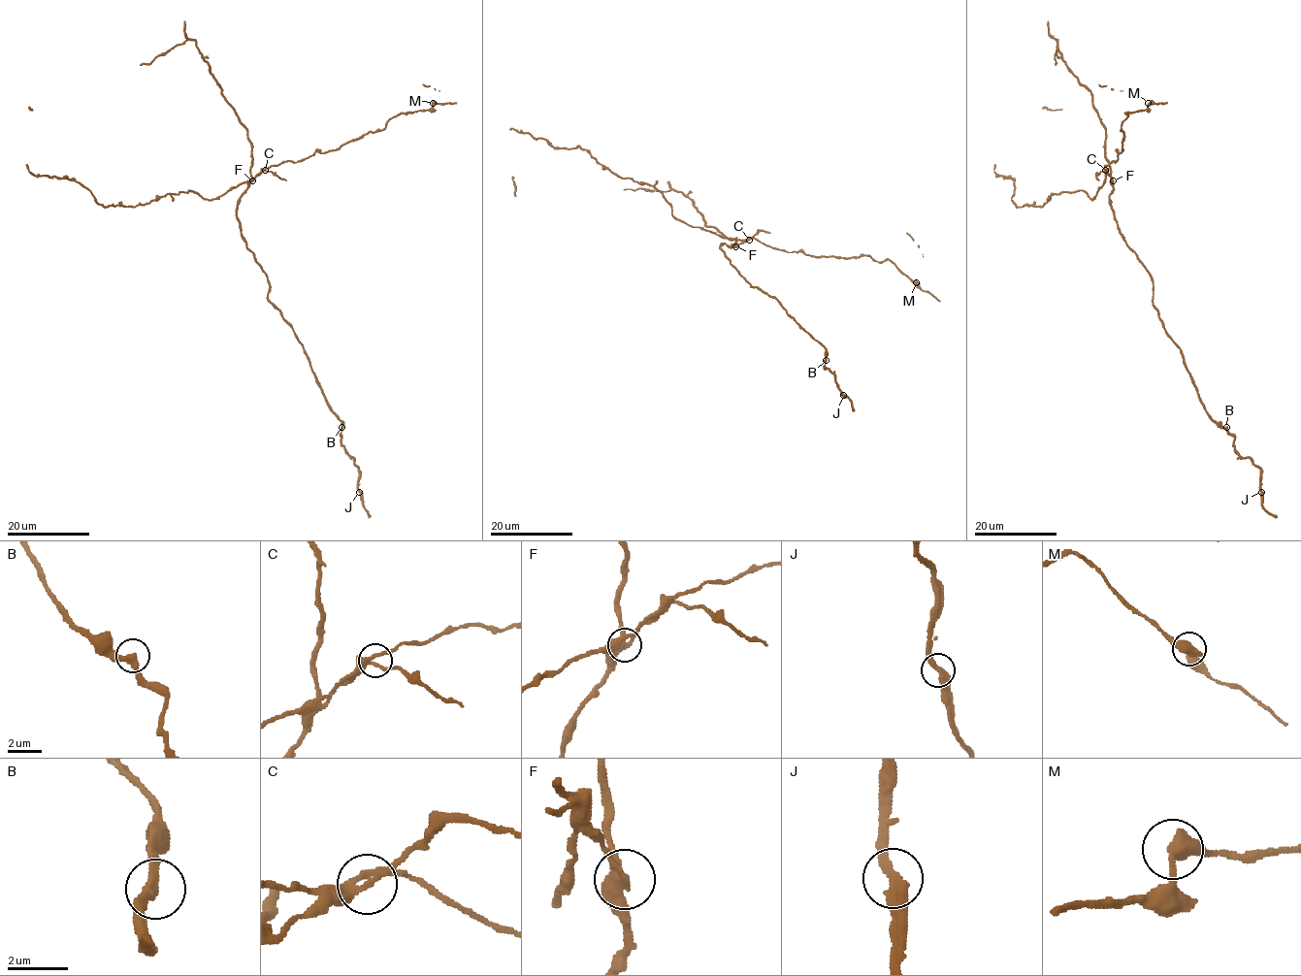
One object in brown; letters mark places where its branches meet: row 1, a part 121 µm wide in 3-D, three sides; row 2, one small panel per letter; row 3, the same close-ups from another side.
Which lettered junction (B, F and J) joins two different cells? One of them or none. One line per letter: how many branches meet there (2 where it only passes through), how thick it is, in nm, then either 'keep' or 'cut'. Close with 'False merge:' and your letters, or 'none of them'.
B: 2 branches meet; 360 nm thick; keep
F: 3 branches meet; 320 nm thick; cut
J: 2 branches meet; 340 nm thick; keep
False merge: F

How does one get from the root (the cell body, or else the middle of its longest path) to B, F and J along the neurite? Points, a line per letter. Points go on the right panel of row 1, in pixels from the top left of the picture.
B: (1109, 195), (1119, 232), (1152, 278), (1153, 306), (1168, 336), (1180, 350), (1206, 412), (1226, 427)
F: (1109, 195), (1112, 180)
J: (1109, 195), (1119, 232), (1152, 278), (1153, 306), (1206, 412), (1260, 470), (1261, 492)

